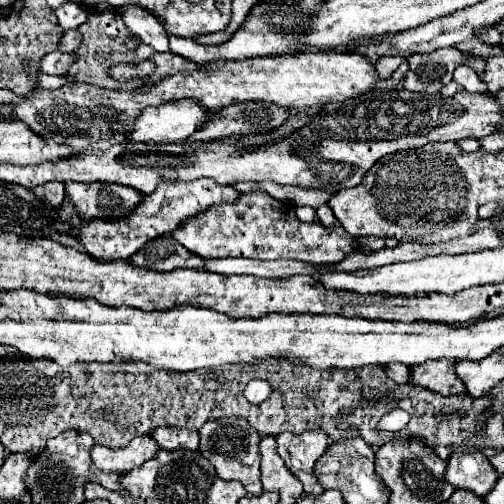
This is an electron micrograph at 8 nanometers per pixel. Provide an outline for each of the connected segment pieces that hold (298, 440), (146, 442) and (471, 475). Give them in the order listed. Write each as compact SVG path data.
M314 428L302 434L282 432L276 436L278 454L286 462L288 470L304 484L306 494L320 494L324 488L314 476L314 464L328 448L328 436L324 430Z
M136 436L128 446L122 448L106 448L96 444L92 448L92 460L104 472L126 474L152 460L158 454L158 448L160 446L150 436Z
M454 452L448 458L446 466L446 480L454 488L470 490L476 496L484 498L498 480L498 472L490 466L488 458L476 452Z

